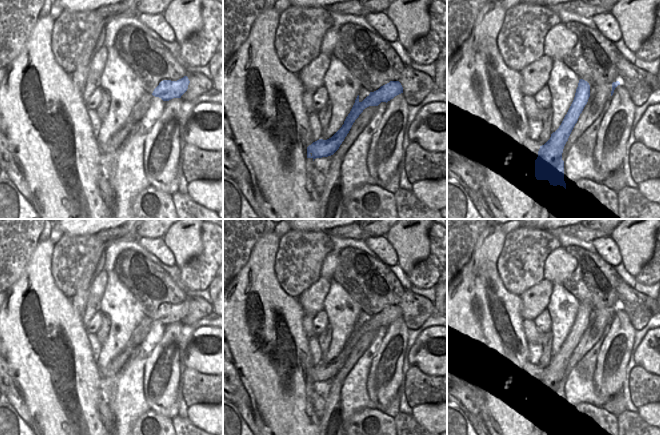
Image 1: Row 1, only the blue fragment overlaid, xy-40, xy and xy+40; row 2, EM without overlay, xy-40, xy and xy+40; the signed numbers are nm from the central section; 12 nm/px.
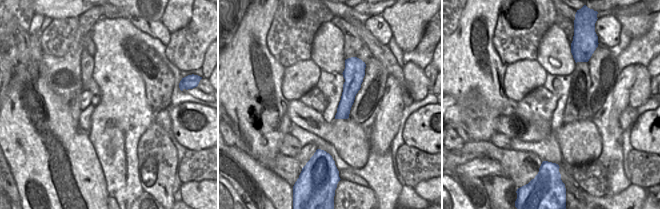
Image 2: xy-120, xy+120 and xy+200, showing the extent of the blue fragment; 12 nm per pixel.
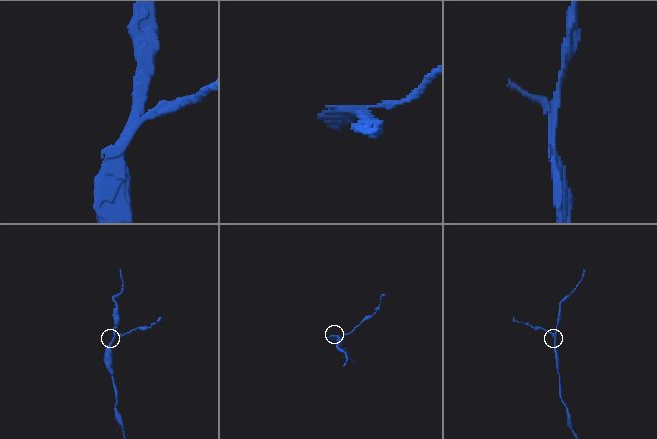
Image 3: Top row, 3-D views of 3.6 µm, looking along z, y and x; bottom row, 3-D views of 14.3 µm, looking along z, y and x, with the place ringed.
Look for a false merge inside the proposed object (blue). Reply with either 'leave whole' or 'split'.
split

